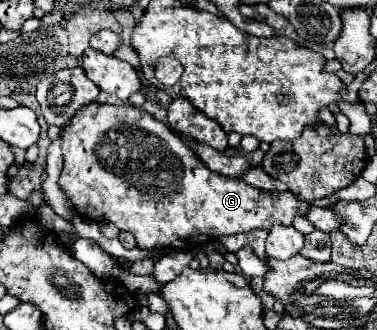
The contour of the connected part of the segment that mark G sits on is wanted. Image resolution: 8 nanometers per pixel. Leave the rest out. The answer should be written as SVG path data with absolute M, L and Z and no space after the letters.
M89 103L75 113L59 135L65 161L59 185L73 201L75 211L87 219L111 221L121 231L133 233L141 249L185 249L185 241L189 245L203 245L223 235L247 233L253 229L269 231L273 223L291 225L293 215L305 215L305 211L311 209L309 203L297 199L297 195L289 191L267 193L241 179L223 179L223 175L215 175L179 135L139 107Z

